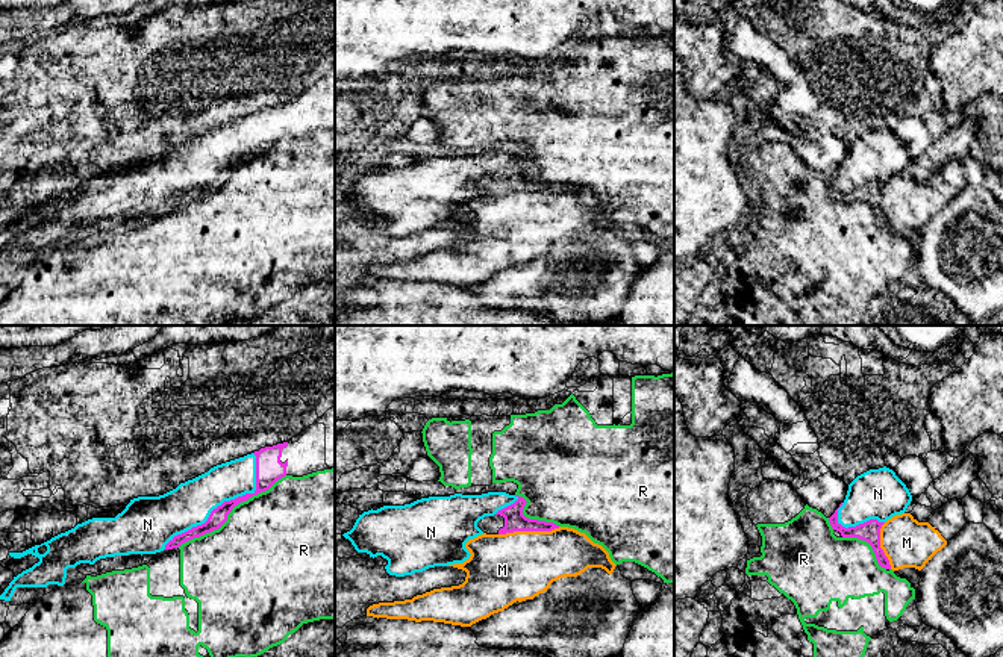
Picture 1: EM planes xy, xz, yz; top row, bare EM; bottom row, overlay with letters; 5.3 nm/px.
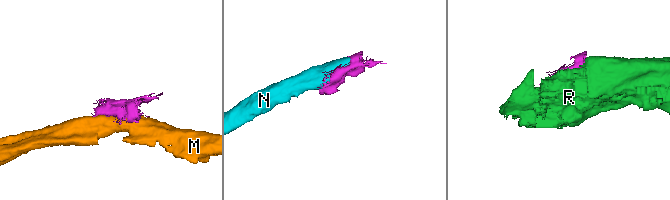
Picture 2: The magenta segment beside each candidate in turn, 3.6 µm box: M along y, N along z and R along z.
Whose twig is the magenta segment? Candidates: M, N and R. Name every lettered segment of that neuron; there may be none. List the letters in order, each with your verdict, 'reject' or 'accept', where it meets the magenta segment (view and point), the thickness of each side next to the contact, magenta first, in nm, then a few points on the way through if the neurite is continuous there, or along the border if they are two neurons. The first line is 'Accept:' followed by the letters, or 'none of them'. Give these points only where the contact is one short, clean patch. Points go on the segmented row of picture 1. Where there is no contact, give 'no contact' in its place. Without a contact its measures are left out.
Accept: N
M: reject | xz (529, 530) | 110/360 nm
N: accept | xy (224, 501) | 100/240 nm
R: reject | xy (231, 510) | 100/480 nm

